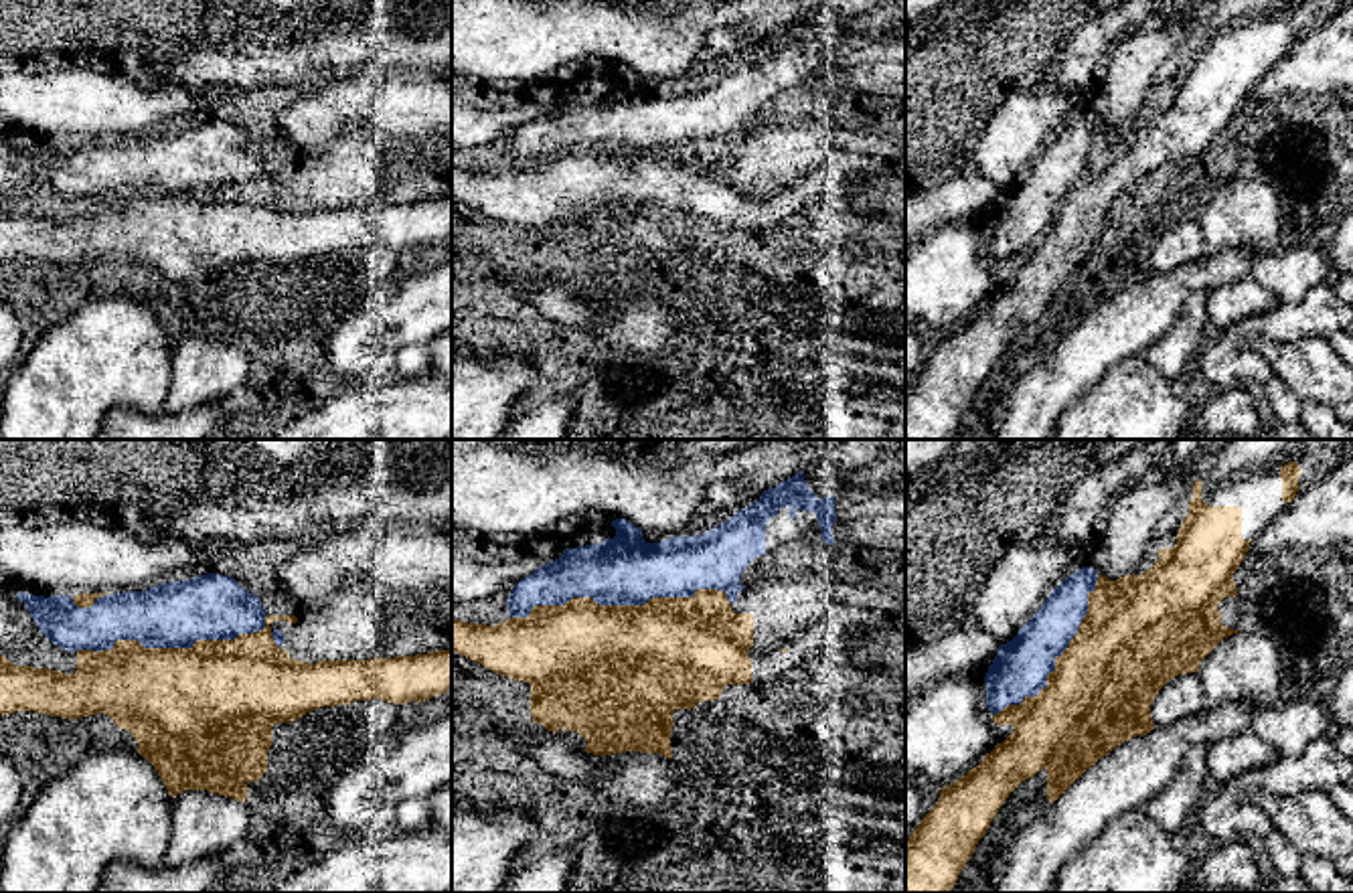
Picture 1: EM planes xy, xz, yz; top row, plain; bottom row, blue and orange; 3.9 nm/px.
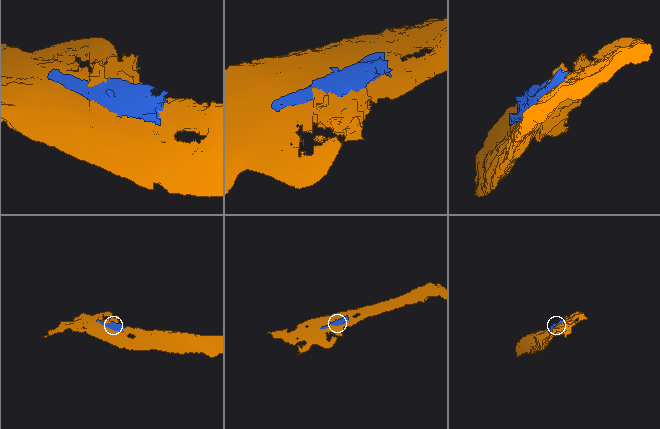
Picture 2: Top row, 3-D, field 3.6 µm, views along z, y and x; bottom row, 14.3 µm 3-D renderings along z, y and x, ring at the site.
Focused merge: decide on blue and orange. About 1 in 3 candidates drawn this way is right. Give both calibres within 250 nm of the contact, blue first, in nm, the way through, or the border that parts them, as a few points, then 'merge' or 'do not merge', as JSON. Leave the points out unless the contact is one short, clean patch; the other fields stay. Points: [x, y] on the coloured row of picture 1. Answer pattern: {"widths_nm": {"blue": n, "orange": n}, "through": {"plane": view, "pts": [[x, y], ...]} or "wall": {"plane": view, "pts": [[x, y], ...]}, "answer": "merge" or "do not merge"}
{"widths_nm": {"blue": 280, "orange": 500}, "answer": "do not merge"}

